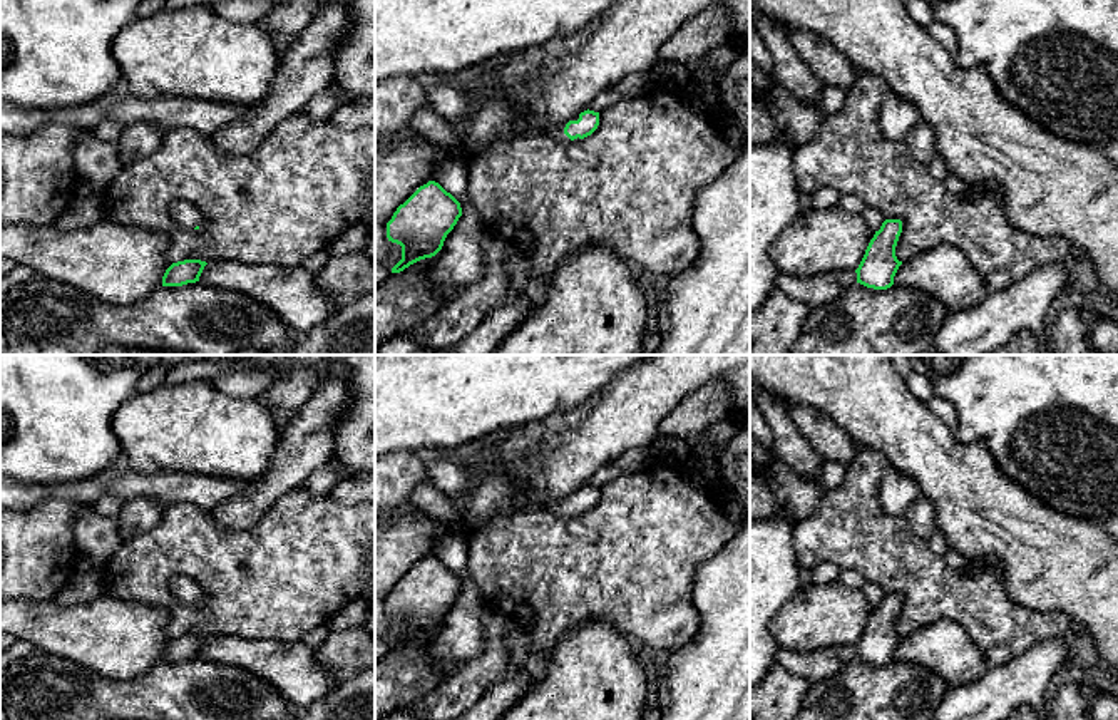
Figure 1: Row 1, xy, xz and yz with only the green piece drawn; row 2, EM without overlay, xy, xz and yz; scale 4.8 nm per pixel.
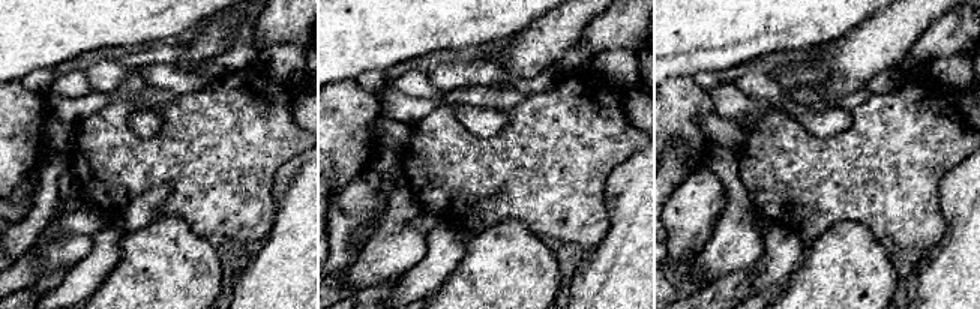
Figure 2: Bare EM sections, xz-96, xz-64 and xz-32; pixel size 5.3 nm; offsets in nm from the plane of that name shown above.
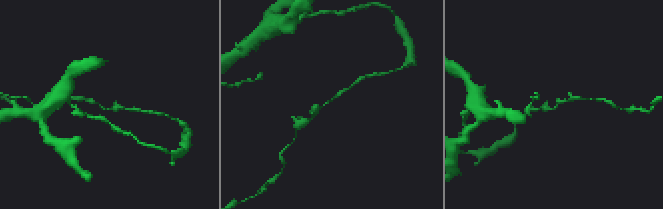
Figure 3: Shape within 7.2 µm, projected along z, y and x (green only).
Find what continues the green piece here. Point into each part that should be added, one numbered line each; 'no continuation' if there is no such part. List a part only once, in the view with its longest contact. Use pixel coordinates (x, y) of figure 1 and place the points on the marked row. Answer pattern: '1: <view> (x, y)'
1: xz (558, 133)

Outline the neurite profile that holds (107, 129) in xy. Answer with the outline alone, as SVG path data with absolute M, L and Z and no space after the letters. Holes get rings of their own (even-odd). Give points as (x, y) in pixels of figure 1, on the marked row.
M102 119L94 129L92 134L104 142L115 142L126 124L114 119Z

